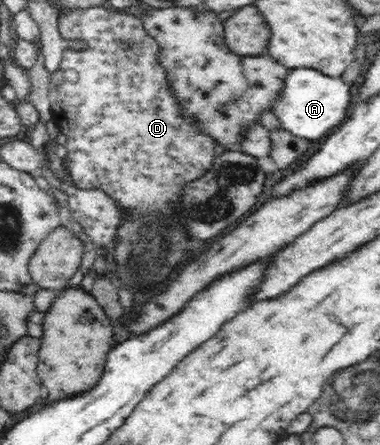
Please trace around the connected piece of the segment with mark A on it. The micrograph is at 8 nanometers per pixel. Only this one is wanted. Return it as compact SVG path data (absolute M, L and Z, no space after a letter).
M292 68L283 77L282 87L270 107L271 112L287 132L302 139L320 139L346 119L350 109L349 89L341 77L330 77L312 68Z

